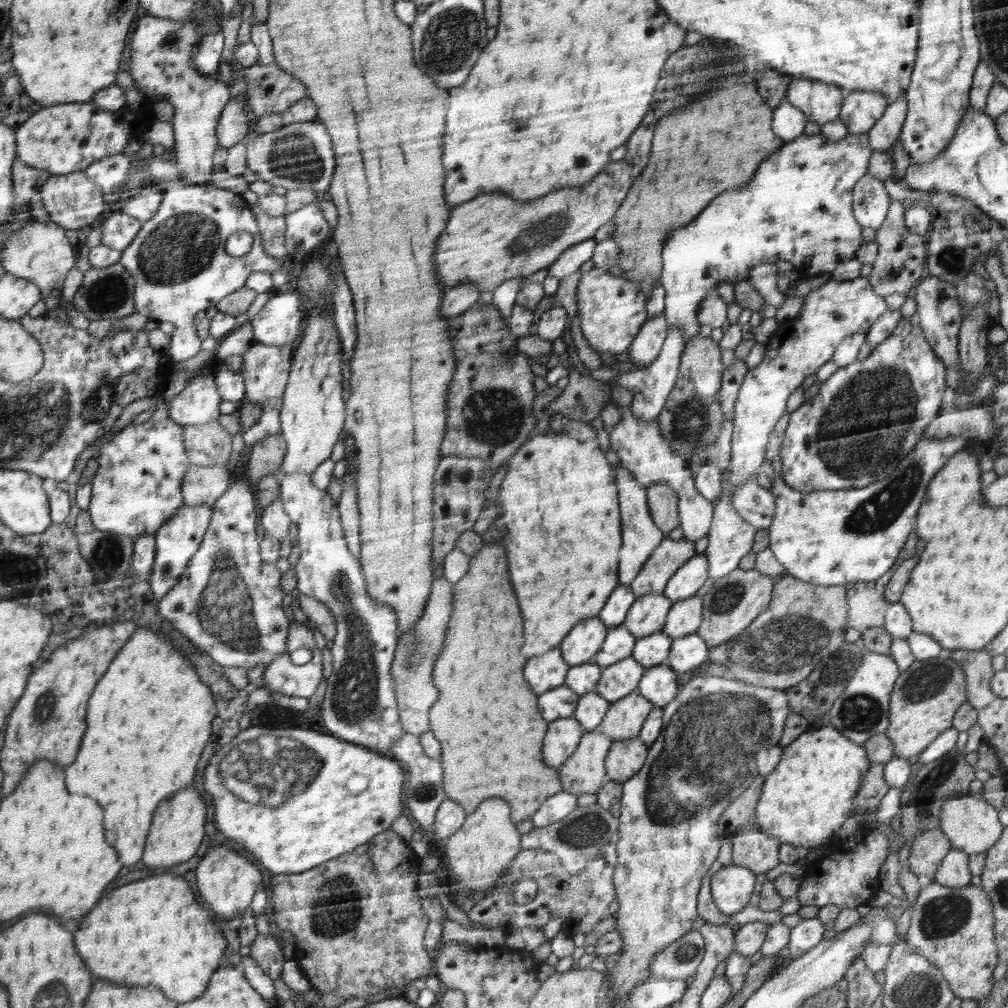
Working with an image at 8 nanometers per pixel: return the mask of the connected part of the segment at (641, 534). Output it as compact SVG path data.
M608 462L612 472L614 472L614 484L618 486L618 500L620 500L620 550L618 550L618 570L616 580L619 585L629 587L632 580L638 576L642 570L642 565L652 551L660 544L666 535L655 525L651 517L650 504L647 502L647 487L636 482L632 473L627 467L616 467L612 462Z

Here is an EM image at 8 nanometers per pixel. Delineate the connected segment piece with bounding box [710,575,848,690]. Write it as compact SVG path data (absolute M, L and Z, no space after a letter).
M786 575L776 583L772 606L738 636L715 646L710 662L723 664L734 679L786 690L806 680L821 659L839 648L848 628L847 614L844 585L814 585Z

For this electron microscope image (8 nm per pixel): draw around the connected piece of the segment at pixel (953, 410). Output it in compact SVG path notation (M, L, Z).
M952 388L945 391L942 412L928 426L923 439L944 439L956 437L956 434L966 434L968 438L986 441L993 438L996 430L992 424L990 409L984 406L974 406L971 409L958 409L955 406L955 393Z

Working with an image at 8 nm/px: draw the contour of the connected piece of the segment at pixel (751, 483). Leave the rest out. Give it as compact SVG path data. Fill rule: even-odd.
M756 477L736 487L731 496L732 506L744 520L751 523L757 531L768 529L774 518L774 496L762 486L758 485Z

